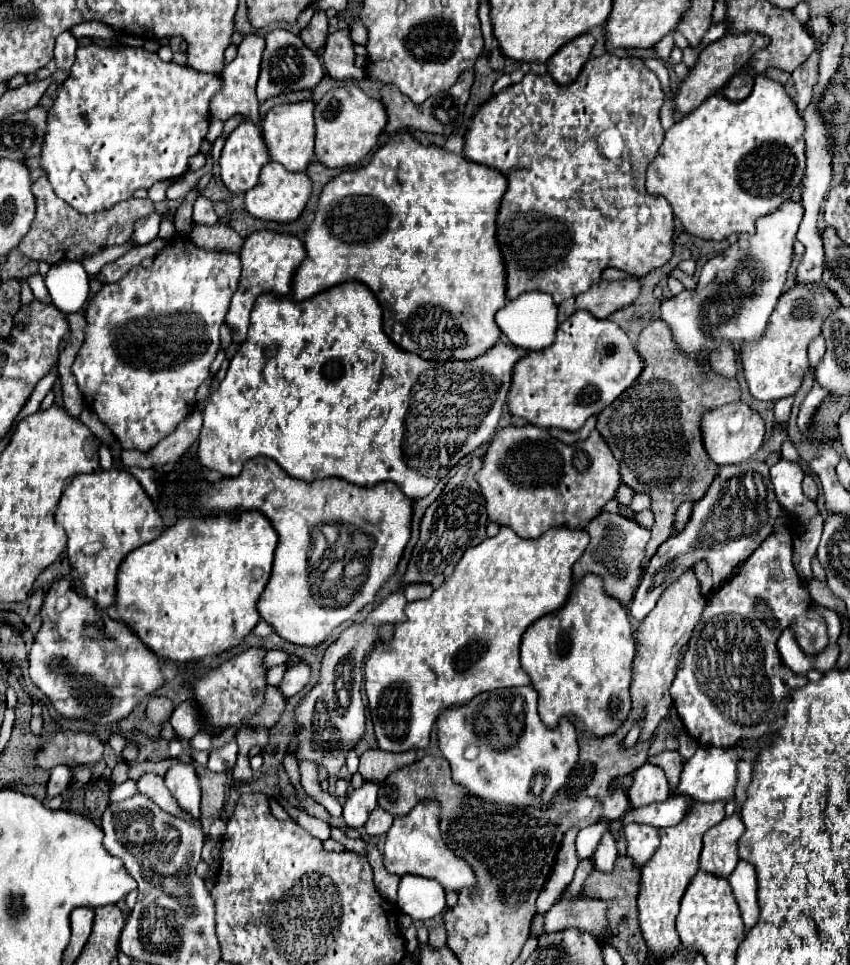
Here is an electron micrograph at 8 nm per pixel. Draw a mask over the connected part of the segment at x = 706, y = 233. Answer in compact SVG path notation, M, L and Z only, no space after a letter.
M761 74L761 76L755 78L753 92L749 94L749 98L745 98L741 102L731 102L731 100L727 100L721 94L713 94L699 108L695 108L691 114L687 114L685 118L675 122L665 132L665 140L661 144L661 150L659 150L659 154L655 156L655 160L647 168L647 192L653 194L653 196L663 196L671 204L675 218L683 224L683 230L687 234L691 234L691 236L697 236L697 238L703 238L703 240L725 240L733 232L735 234L741 234L741 232L753 234L755 220L761 218L763 214L775 212L783 202L789 200L793 188L797 184L801 184L801 180L803 180L803 174L805 174L805 140L803 140L803 130L805 130L805 122L801 122L801 116L799 116L793 100L783 90L783 86L779 82L773 82L773 80L769 80L767 76Z

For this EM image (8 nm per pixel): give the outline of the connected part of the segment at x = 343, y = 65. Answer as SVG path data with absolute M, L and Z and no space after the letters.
M349 30L329 34L321 56L325 70L333 80L347 80L355 76L355 64L353 64L355 52L353 52L353 40L349 38Z

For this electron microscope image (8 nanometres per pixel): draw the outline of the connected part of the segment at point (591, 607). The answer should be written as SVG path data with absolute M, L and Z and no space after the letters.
M585 574L579 584L573 586L567 602L545 618L535 620L523 634L521 642L521 664L531 676L531 686L539 692L539 716L547 726L557 726L559 718L569 718L577 732L591 732L595 736L613 734L623 726L631 712L631 662L635 656L633 628L627 610L621 602L605 594L601 578L595 574Z

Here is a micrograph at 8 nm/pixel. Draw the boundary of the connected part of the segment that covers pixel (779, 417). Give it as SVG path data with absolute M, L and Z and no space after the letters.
M793 396L777 400L775 402L775 420L777 422L787 422L787 418L791 414L791 406L793 406Z

